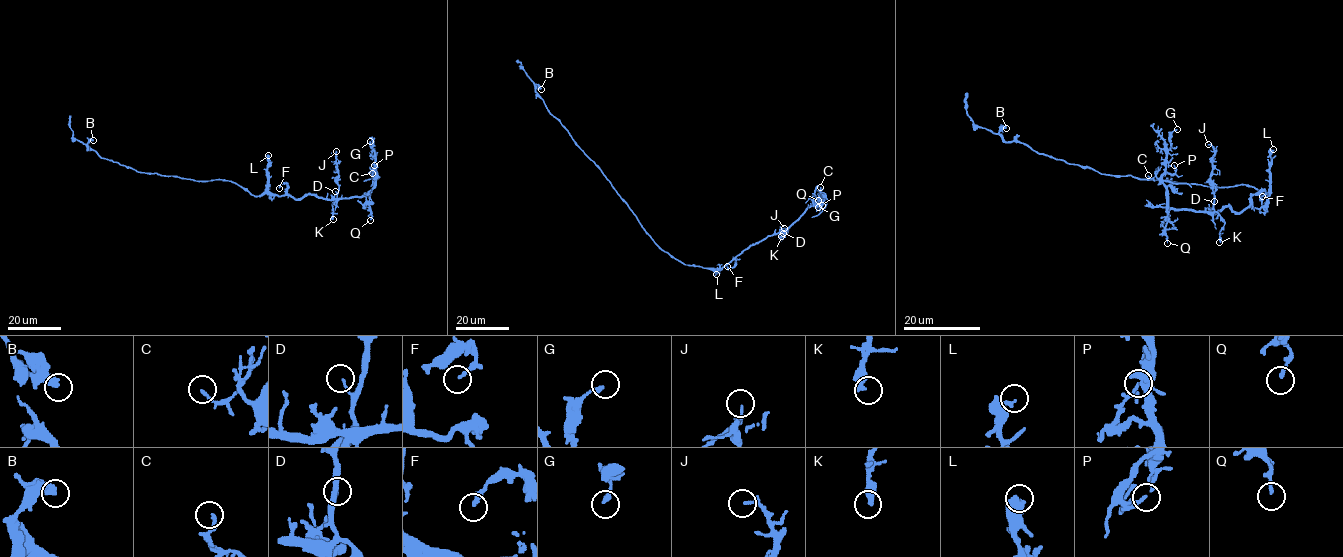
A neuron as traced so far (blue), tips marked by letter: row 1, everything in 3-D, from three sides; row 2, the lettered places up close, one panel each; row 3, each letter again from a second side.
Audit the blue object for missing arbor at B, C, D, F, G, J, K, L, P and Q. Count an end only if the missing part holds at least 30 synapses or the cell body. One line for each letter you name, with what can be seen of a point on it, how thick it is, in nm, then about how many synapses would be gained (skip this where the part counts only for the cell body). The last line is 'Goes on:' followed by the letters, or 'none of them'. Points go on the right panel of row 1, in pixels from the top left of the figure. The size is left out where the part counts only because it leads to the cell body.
Goes on: none of them

